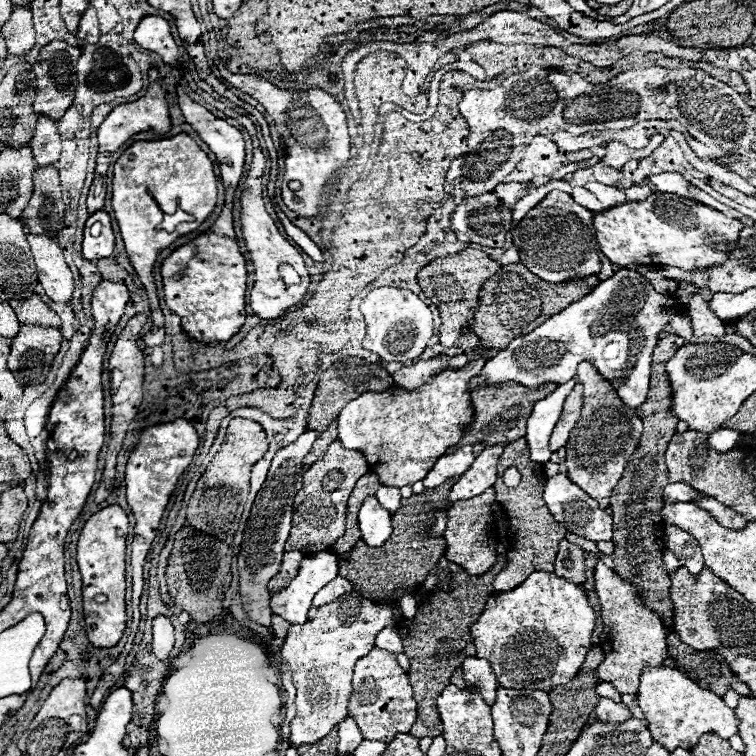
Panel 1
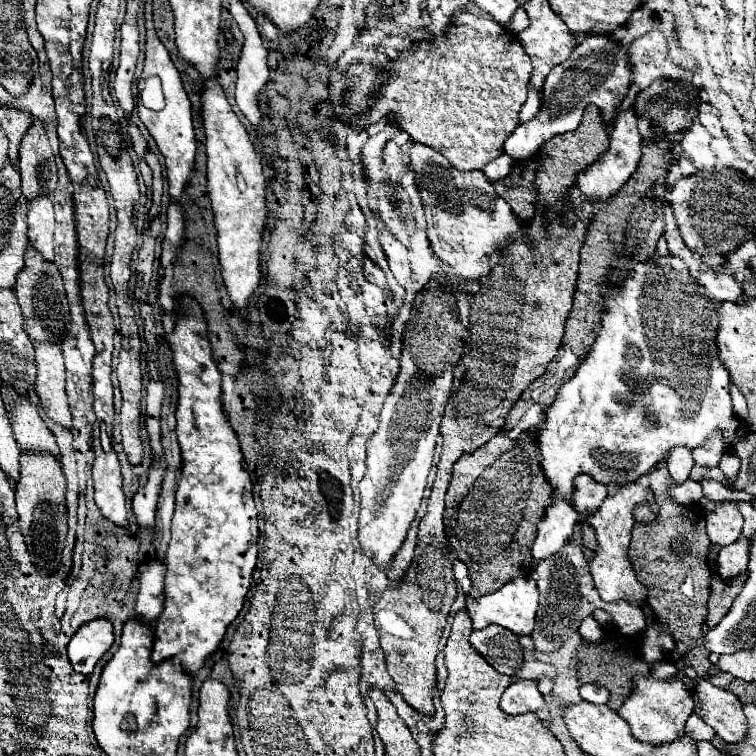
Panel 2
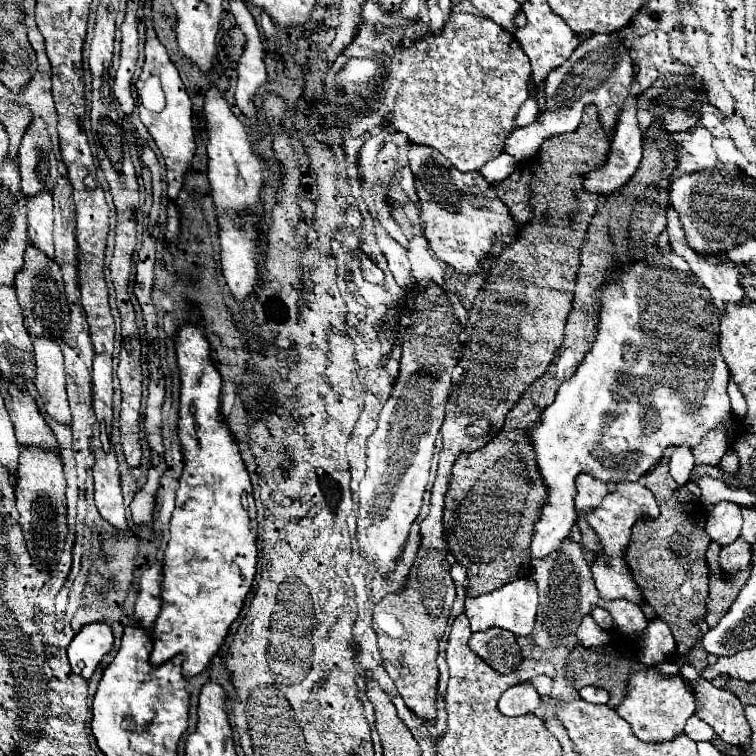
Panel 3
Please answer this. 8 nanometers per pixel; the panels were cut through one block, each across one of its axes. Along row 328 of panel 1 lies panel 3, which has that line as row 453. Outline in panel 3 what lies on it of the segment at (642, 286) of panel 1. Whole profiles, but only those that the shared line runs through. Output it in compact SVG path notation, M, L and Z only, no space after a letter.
M648 246L646 252L644 252L644 258L634 262L632 268L626 268L626 270L618 268L618 272L616 270L608 272L608 280L602 286L602 310L600 310L598 336L596 336L592 348L588 350L586 358L582 360L582 364L574 372L574 376L568 378L558 388L556 400L540 412L540 422L526 428L528 442L530 442L530 446L534 448L534 454L536 454L536 466L538 466L538 472L542 476L542 484L546 486L546 502L542 506L542 514L540 514L538 522L534 524L534 534L532 534L532 544L530 544L530 556L532 558L548 556L550 552L554 552L554 548L558 548L558 542L562 542L564 538L570 536L570 528L573 527L578 518L573 501L573 486L574 478L580 472L590 472L602 482L622 482L622 480L636 482L650 468L654 468L654 464L662 458L662 454L668 446L678 446L682 442L688 442L690 446L694 446L702 440L702 436L706 432L710 432L710 428L716 428L718 424L722 424L726 428L726 434L728 434L730 442L736 440L736 436L740 436L740 428L736 428L736 420L732 418L730 398L726 394L728 366L726 366L726 362L722 358L722 352L720 352L720 346L718 346L718 334L720 334L718 308L712 304L712 298L710 298L708 290L702 286L702 282L692 274L688 262L682 256L674 254L672 250L660 250L658 246Z

